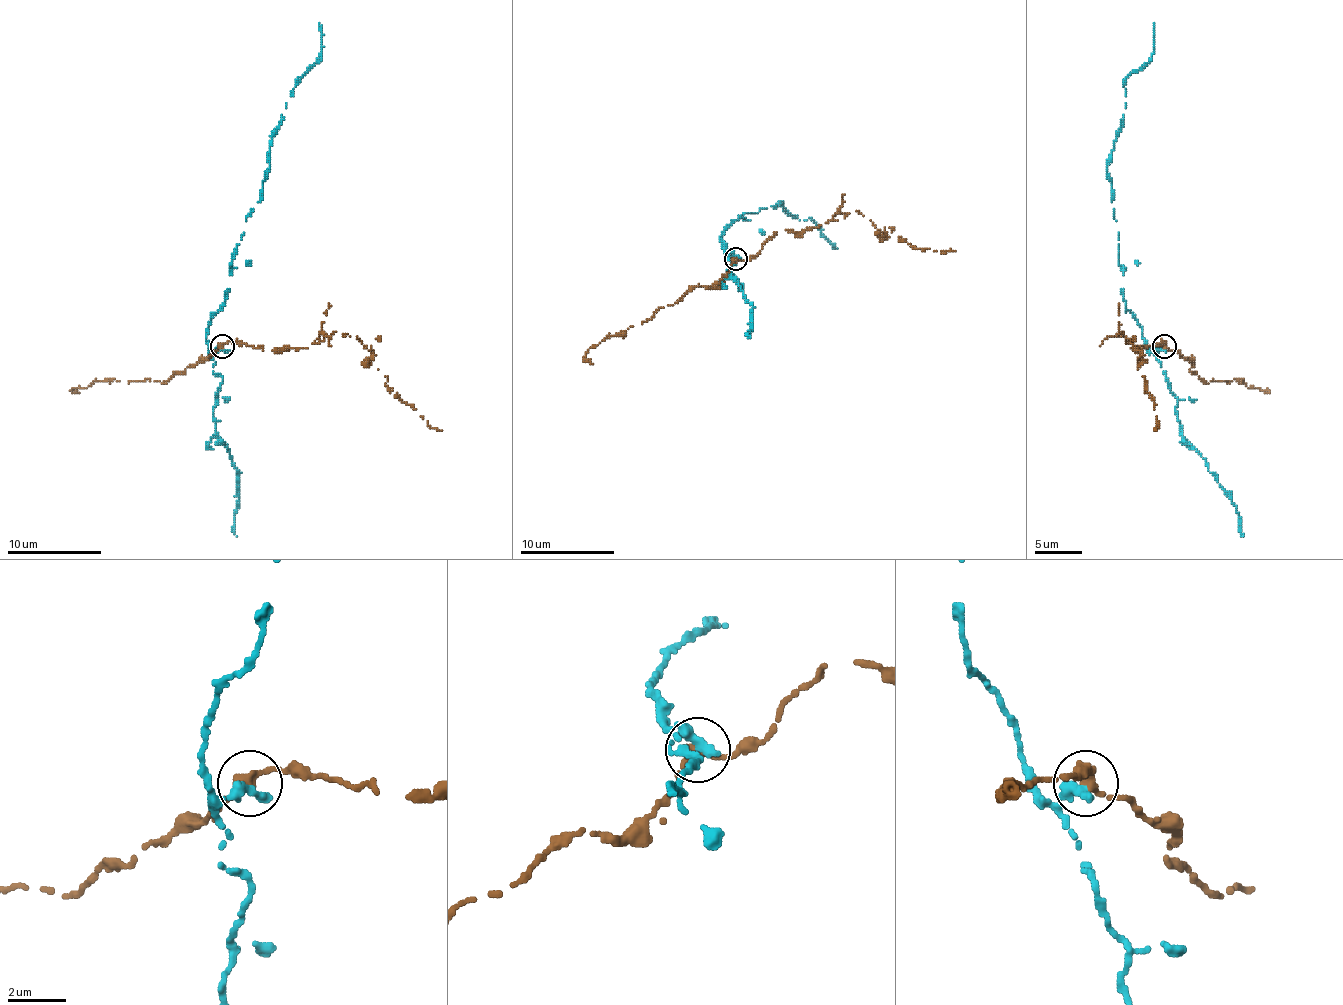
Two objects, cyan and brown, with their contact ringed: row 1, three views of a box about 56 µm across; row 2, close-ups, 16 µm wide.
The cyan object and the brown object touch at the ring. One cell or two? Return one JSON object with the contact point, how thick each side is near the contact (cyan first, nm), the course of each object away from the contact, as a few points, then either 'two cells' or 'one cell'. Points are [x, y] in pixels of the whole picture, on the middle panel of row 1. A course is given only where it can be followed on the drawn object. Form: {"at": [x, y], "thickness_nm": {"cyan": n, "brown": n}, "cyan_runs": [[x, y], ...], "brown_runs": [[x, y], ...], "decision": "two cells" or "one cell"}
{"at": [735, 258], "thickness_nm": {"cyan": 440, "brown": 320}, "cyan_runs": [[736, 258], [719, 237], [745, 213], [757, 213], [781, 201], [790, 215], [800, 220], [809, 218], [832, 248]], "brown_runs": [[736, 258], [750, 260], [776, 232], [858, 211], [884, 239], [891, 232], [955, 251]], "decision": "two cells"}

